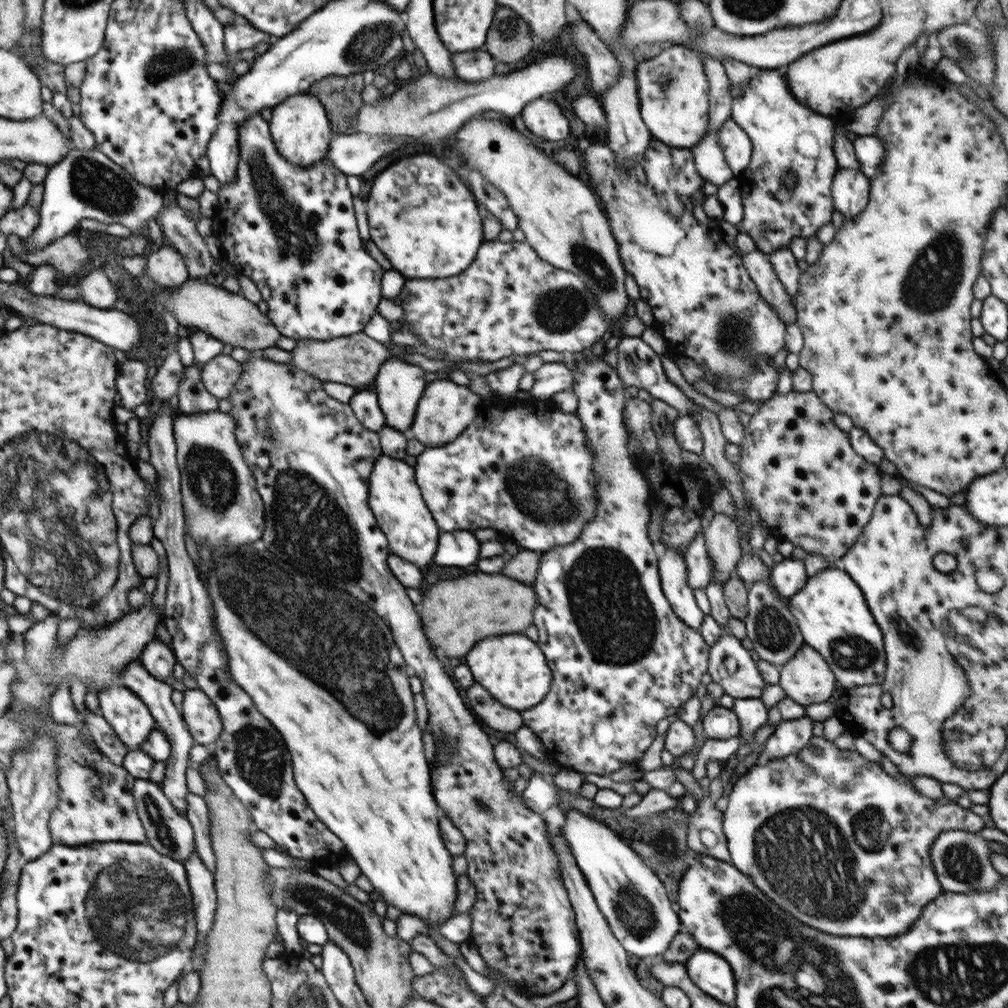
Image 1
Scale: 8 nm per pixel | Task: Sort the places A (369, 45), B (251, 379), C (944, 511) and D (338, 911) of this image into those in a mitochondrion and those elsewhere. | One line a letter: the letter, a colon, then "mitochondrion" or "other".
A: mitochondrion
B: other
C: other
D: mitochondrion

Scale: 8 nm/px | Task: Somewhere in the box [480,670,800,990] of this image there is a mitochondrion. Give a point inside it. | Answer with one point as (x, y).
(632, 910)

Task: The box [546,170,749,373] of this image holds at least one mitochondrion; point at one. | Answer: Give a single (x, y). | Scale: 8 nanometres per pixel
(593, 266)

